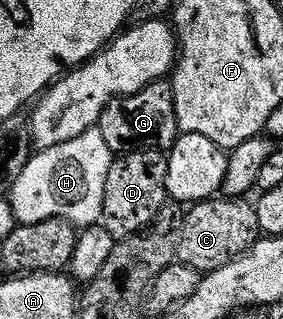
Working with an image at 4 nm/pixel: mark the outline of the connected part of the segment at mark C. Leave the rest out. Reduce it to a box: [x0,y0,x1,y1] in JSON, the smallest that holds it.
[177,195,260,274]

